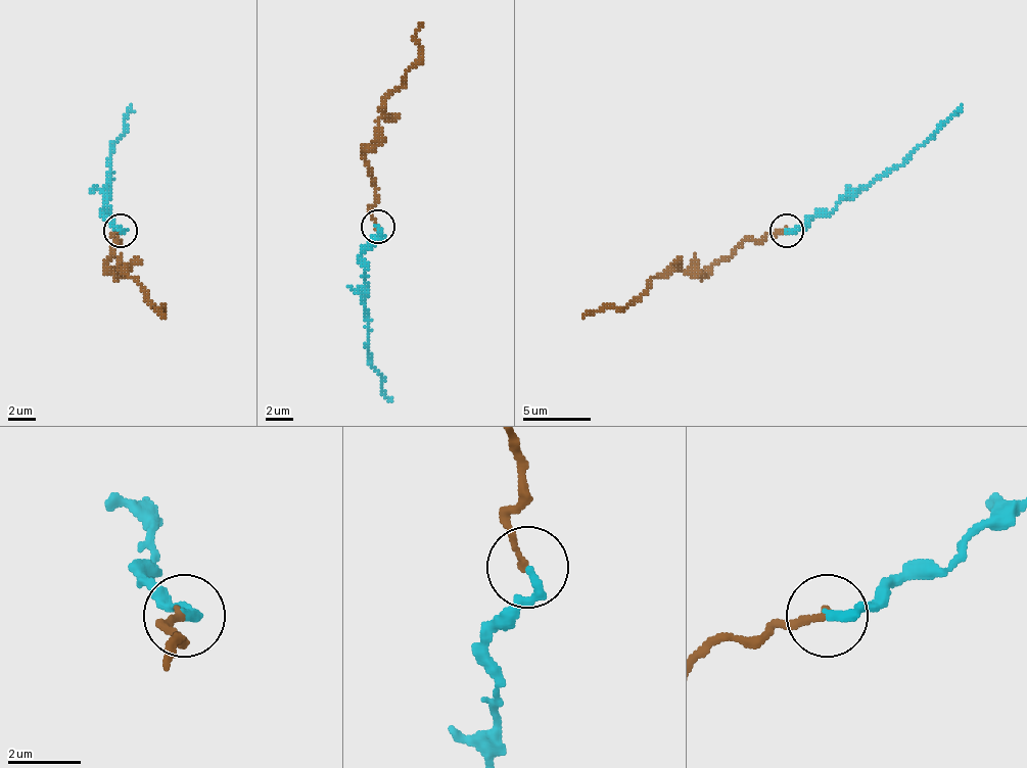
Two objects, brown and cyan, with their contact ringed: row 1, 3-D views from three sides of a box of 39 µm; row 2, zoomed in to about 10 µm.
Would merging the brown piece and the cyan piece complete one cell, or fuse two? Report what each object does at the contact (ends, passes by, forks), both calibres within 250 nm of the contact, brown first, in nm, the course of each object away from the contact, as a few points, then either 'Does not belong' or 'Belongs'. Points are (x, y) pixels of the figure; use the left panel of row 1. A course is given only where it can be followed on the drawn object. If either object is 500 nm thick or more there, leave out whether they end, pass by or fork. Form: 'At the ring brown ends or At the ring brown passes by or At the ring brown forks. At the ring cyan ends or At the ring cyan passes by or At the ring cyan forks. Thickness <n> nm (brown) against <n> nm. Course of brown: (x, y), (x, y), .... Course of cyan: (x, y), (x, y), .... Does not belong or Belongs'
At the ring brown ends. At the ring cyan ends. Thickness 180 nm (brown) against 240 nm. Course of brown: (121, 230), (113, 233), (118, 240), (107, 264), (118, 274), (124, 271), (165, 318). Course of cyan: (121, 230), (104, 217), (110, 145), (124, 132), (131, 105). Belongs

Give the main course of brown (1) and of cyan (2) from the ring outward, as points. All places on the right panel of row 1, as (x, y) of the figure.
1: (786, 230), (745, 240), (704, 274), (664, 271), (623, 307), (590, 310), (582, 318)
2: (786, 230), (799, 230), (815, 217), (826, 217), (897, 169), (962, 105)

